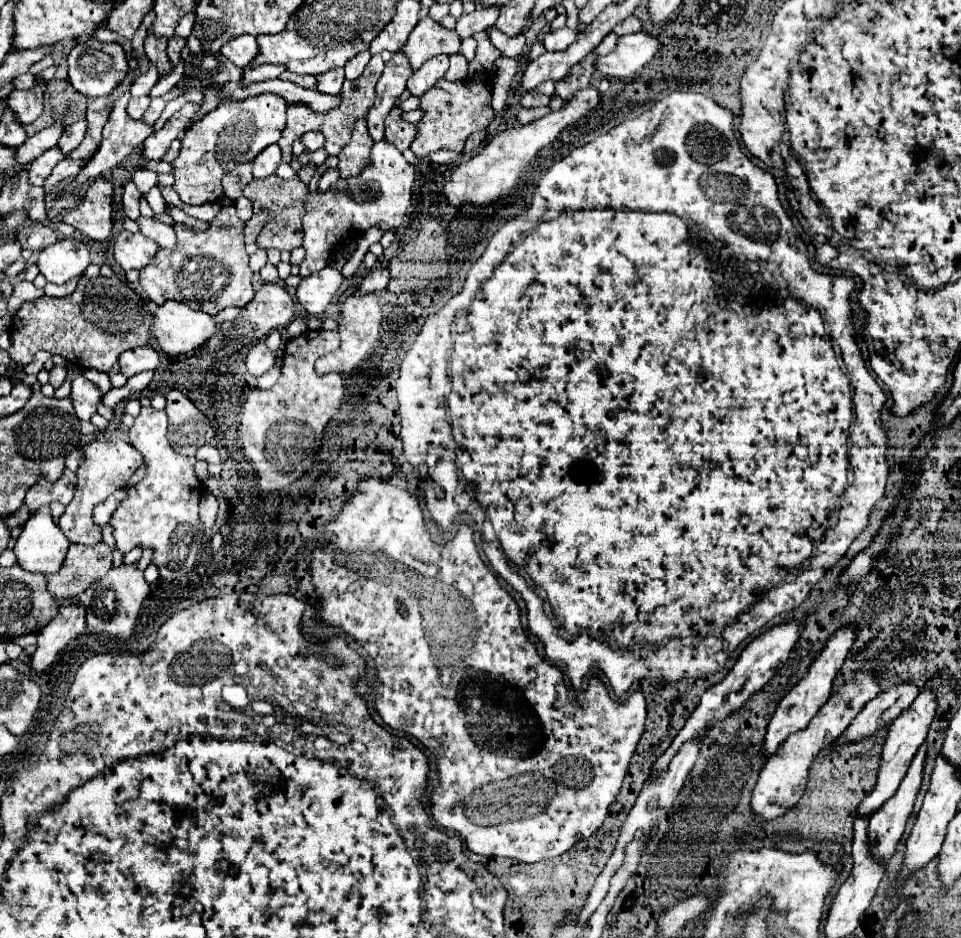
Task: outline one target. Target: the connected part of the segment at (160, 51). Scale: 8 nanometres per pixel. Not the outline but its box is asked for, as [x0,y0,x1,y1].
[144,35,172,77]

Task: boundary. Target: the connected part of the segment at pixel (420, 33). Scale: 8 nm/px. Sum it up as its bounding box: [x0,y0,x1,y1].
[402,17,460,71]

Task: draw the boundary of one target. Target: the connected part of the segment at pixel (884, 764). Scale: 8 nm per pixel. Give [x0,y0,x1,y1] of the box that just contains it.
[858,689,936,817]

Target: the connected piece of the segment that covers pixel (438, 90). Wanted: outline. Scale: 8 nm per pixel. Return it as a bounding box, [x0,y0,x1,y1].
[410,79,492,159]

